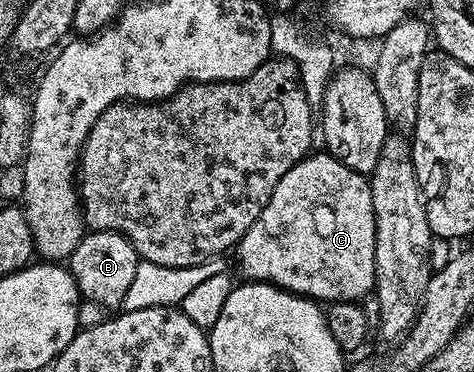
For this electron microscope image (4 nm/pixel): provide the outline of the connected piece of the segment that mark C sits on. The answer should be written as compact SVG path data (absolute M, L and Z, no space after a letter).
M329 152L311 153L302 158L280 176L280 184L272 188L272 196L268 204L264 204L264 212L244 232L244 236L239 240L236 247L238 254L238 266L242 269L242 278L252 282L269 282L271 286L278 286L281 290L288 290L291 294L300 294L303 298L312 298L322 304L332 302L358 302L362 297L369 295L374 288L374 245L376 244L376 228L374 227L374 209L372 208L372 192L367 175L358 174L352 168L340 164Z

